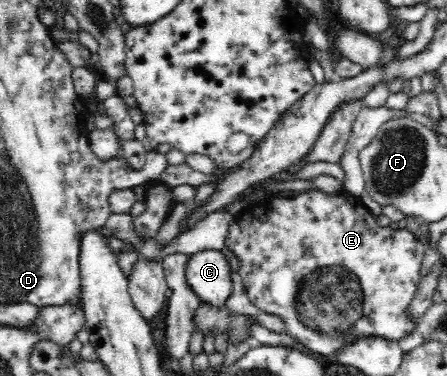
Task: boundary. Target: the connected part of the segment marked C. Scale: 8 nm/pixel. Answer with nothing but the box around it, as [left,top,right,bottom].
[187,250,233,307]

